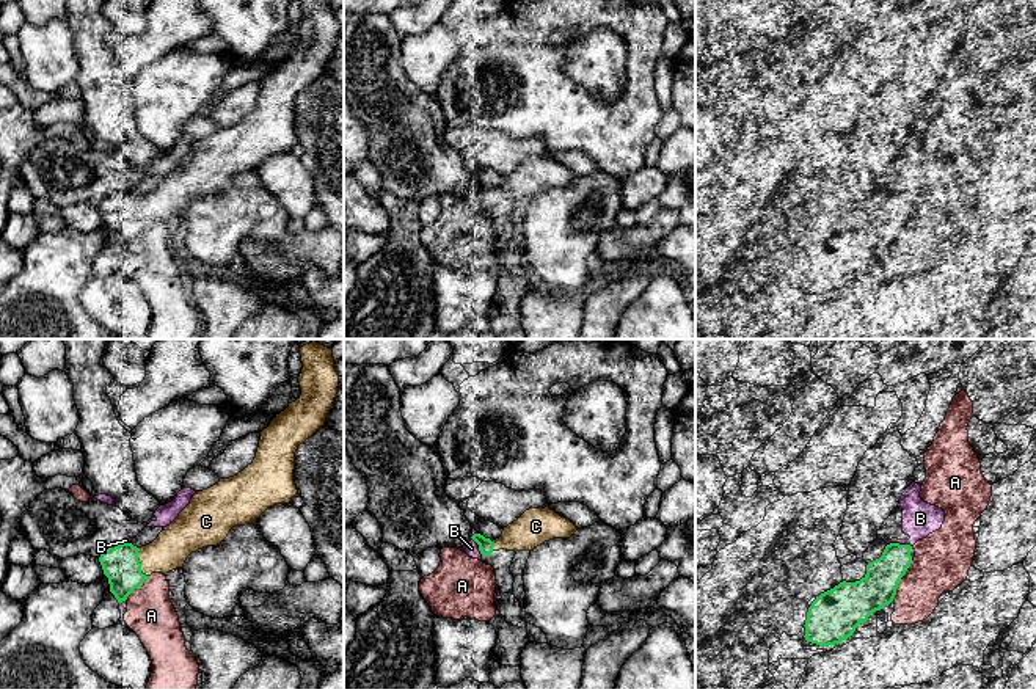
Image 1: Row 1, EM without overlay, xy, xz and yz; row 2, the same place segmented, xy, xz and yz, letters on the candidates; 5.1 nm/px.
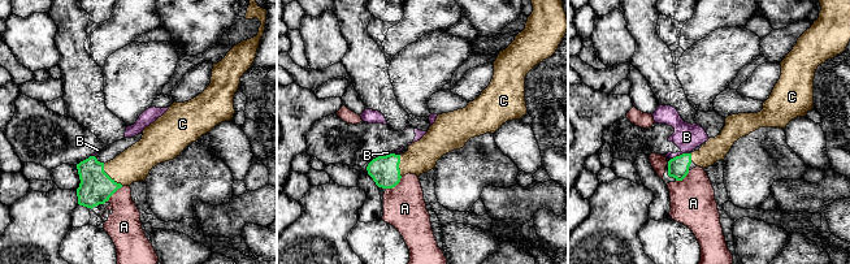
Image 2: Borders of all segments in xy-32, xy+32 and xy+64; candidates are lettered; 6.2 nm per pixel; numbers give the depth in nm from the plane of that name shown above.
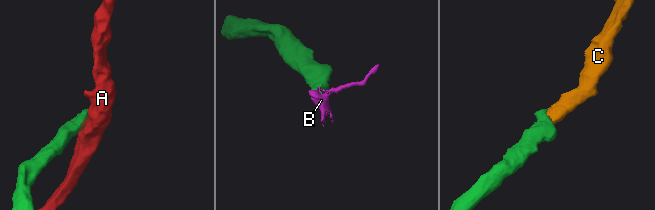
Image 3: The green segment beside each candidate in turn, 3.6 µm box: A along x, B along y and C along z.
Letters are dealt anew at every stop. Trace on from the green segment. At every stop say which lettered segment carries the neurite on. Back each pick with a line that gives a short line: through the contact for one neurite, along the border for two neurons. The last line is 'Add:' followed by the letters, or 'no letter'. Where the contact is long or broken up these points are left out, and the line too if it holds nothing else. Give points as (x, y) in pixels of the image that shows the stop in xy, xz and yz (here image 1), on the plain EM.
Add: C

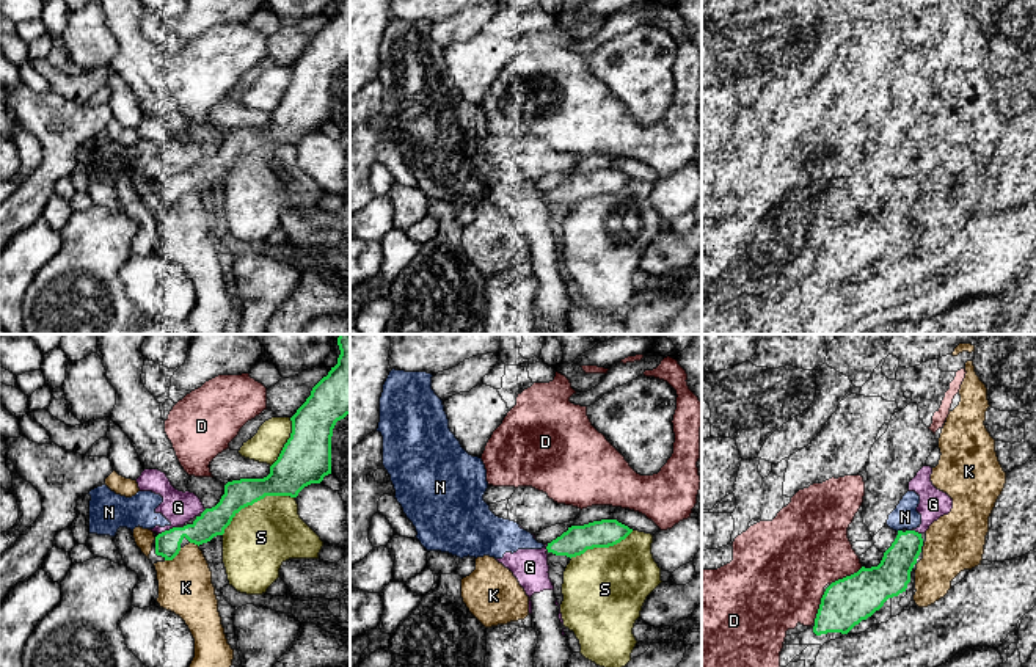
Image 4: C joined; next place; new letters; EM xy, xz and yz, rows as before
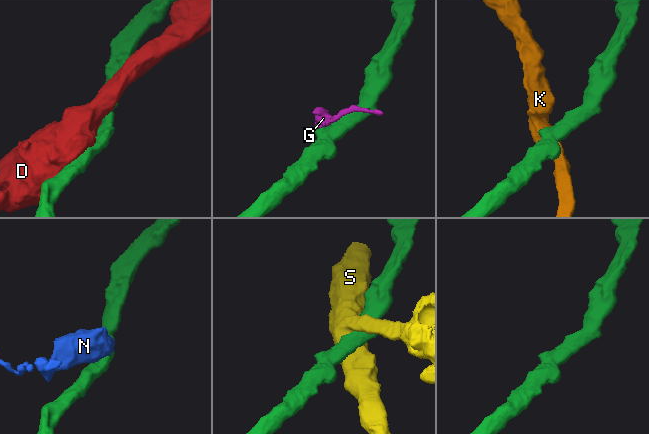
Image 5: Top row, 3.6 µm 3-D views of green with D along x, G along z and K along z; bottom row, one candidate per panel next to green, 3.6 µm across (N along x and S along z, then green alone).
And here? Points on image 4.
Add: no letter

